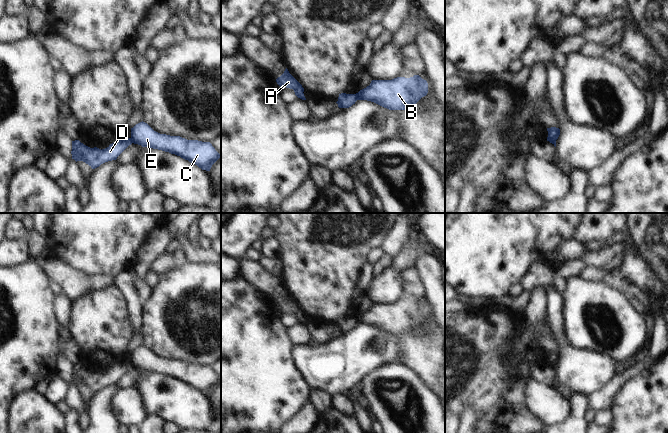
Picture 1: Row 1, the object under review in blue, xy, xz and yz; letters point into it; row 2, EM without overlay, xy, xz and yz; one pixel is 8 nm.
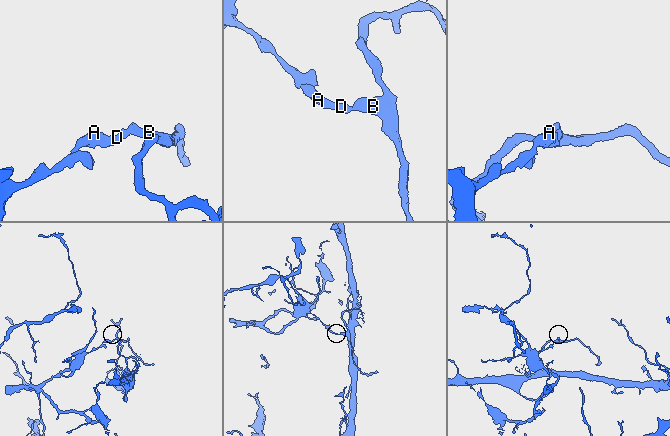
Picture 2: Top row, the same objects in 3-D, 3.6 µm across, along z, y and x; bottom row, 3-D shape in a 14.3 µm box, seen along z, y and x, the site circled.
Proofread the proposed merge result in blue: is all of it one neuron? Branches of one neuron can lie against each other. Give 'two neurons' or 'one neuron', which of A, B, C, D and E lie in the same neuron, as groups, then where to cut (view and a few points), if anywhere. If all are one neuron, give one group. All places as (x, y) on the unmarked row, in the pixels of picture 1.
two neurons; A D / B C E; cut in xz along (355, 318), (358, 323)

